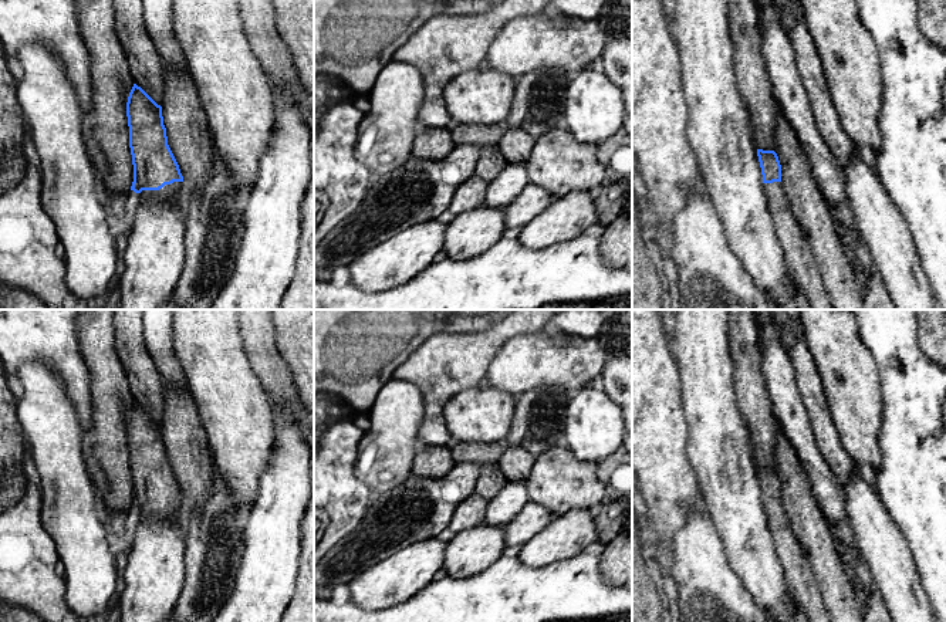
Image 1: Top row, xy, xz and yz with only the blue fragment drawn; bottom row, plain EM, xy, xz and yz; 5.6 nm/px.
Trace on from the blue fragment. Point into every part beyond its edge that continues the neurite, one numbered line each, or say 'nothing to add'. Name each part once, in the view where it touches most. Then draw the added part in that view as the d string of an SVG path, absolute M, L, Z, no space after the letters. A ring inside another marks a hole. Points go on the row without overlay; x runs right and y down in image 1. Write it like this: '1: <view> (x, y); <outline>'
1: xy (176, 507); M173 500L170 503L165 503L159 508L142 508L141 511L138 511L138 514L139 514L139 520L161 517L166 514L175 514L179 517L182 525L185 525L187 511L185 508L183 500Z

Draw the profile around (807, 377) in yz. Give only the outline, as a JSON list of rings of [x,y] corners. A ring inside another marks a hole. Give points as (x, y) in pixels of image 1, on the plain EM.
[[[798,338],[788,354],[793,361],[795,381],[810,418],[815,443],[834,477],[844,489],[857,466],[845,452],[838,430],[832,423],[827,398],[822,392],[821,376],[805,339]]]

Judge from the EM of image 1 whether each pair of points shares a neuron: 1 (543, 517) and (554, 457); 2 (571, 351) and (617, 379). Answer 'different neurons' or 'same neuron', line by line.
1: different neurons
2: different neurons

